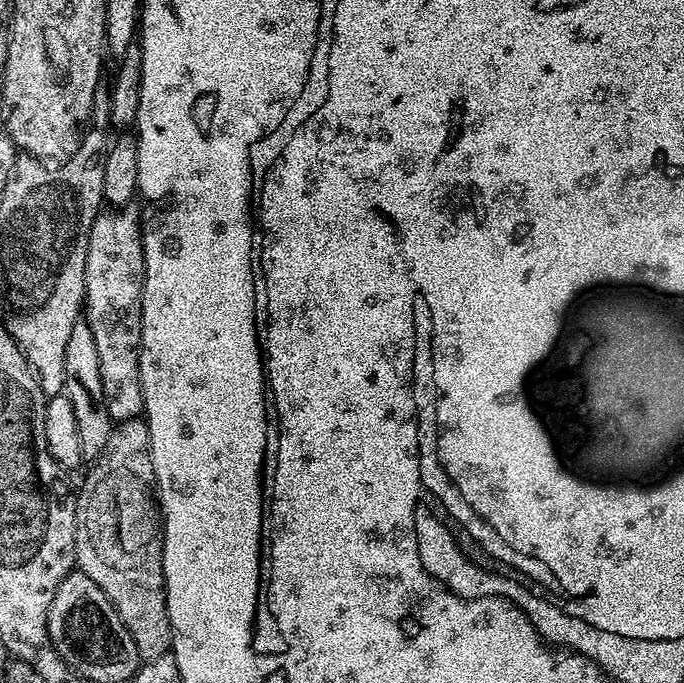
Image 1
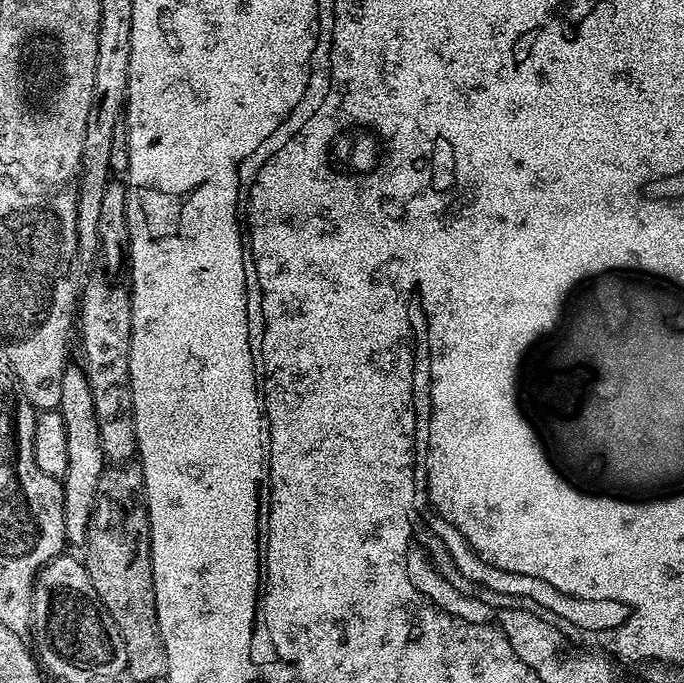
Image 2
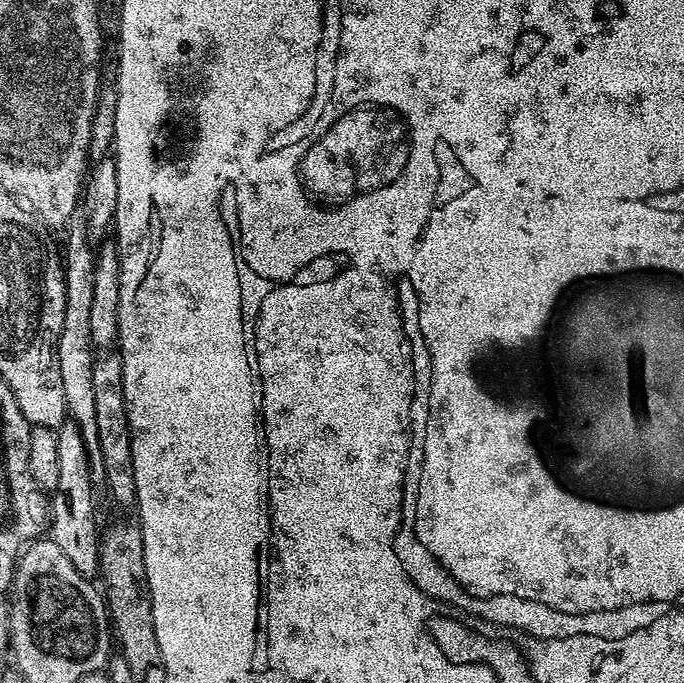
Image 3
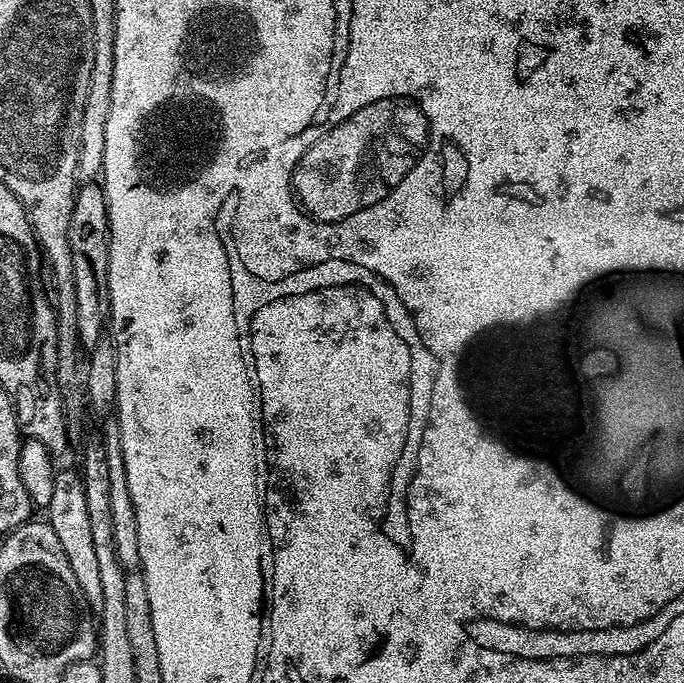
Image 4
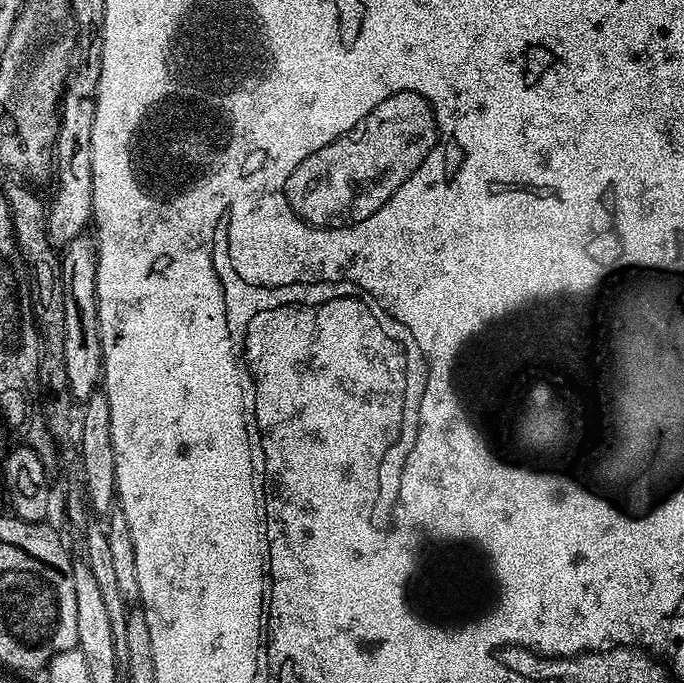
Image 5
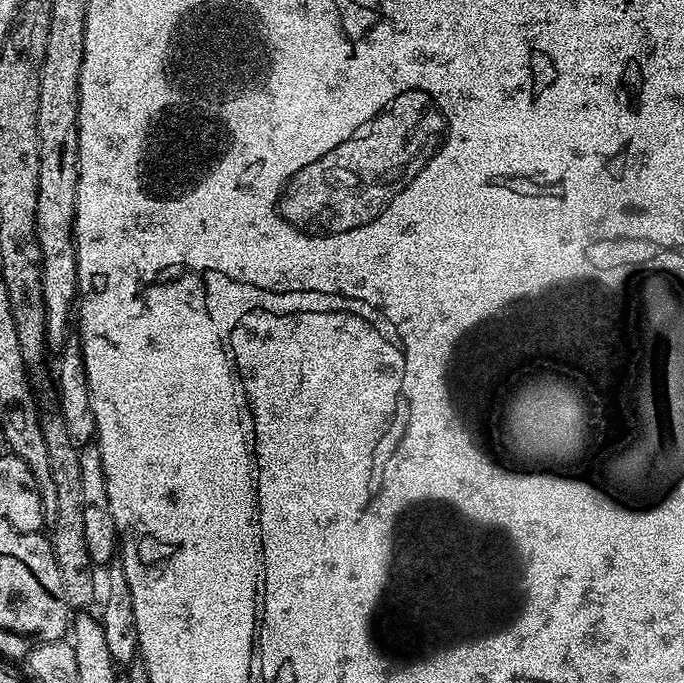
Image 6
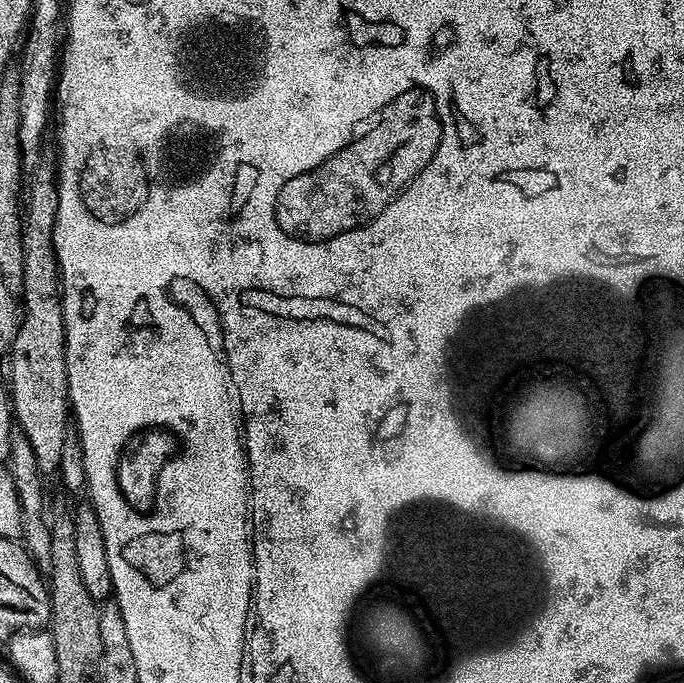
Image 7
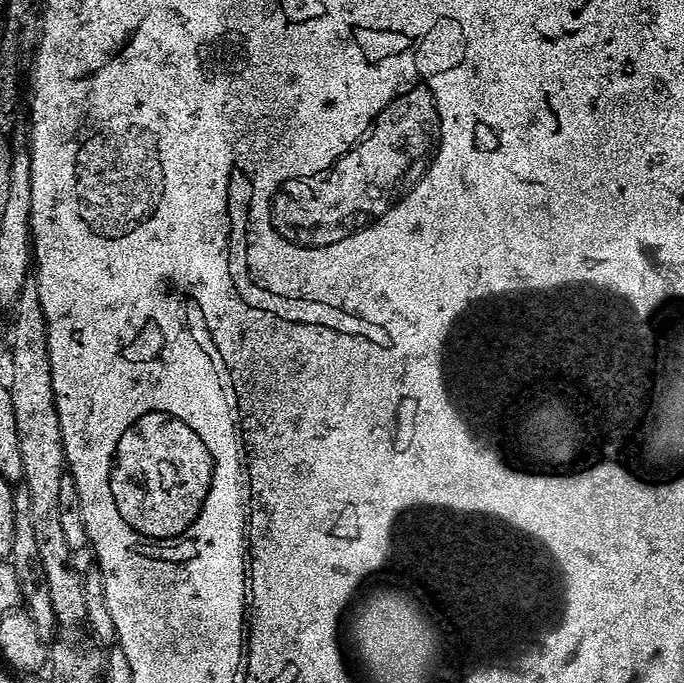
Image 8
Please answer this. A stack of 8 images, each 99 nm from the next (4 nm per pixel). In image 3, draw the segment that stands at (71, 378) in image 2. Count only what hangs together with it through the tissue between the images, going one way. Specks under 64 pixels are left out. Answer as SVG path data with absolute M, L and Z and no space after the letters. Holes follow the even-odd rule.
M65 419L59 428L55 429L58 438L58 486L50 492L50 539L70 558L74 570L78 574L89 578L95 577L100 571L100 538L101 533L96 532L96 496L90 478L90 462L86 454L86 446L82 442L82 434L72 419Z

